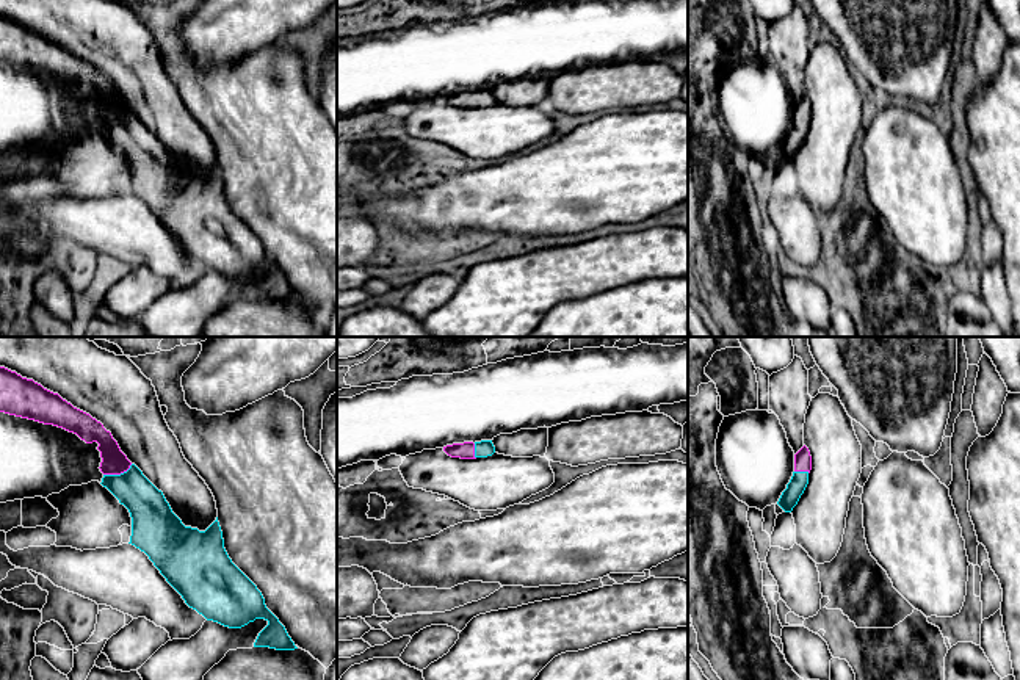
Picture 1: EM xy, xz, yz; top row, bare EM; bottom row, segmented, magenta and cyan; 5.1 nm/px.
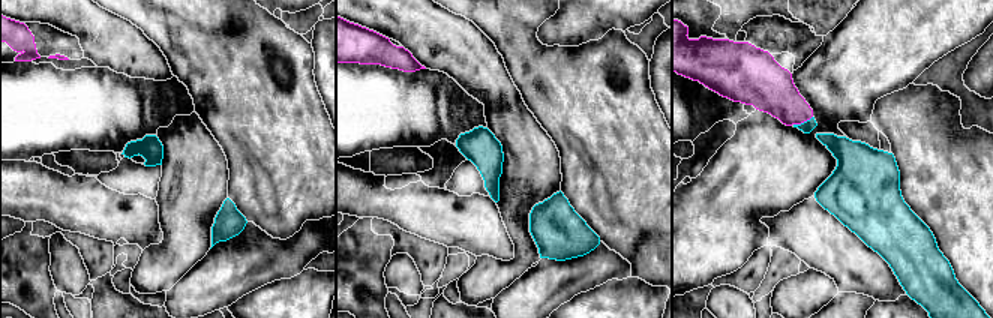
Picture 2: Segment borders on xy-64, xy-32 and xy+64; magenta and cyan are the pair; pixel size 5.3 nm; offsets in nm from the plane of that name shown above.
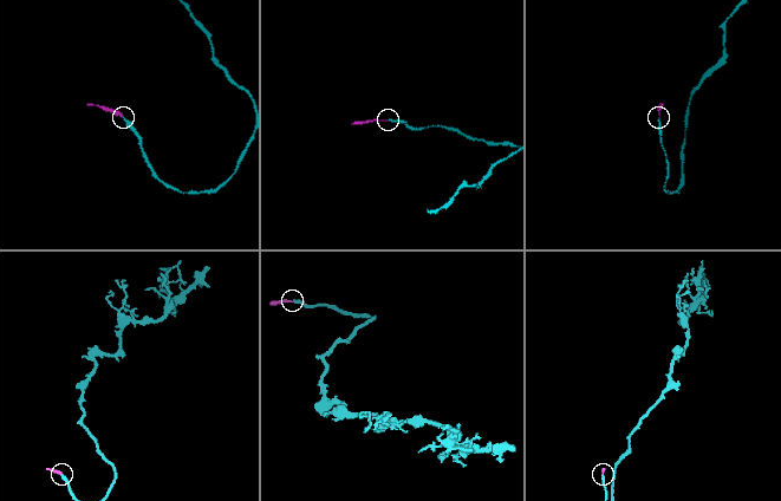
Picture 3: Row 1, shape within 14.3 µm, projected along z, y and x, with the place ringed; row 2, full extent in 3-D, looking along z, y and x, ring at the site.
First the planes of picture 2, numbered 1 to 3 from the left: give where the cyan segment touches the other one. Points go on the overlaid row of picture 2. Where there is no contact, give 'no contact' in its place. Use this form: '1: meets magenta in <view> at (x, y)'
1: no contact
2: no contact
3: meets magenta in xy+64 at (803, 122)

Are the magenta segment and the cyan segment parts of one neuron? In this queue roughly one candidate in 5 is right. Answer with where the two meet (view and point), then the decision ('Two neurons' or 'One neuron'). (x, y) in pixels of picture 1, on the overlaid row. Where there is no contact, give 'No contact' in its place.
Touches magenta at xy (118, 473). One neuron

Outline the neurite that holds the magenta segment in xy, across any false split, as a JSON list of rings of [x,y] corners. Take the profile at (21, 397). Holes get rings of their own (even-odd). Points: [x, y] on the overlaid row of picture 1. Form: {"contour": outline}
{"contour": [[[0,367],[0,412],[63,428],[77,434],[86,443],[97,442],[97,450],[102,458],[99,468],[103,473],[100,484],[128,509],[132,517],[132,536],[128,544],[149,556],[166,581],[182,595],[185,603],[207,620],[218,622],[229,628],[241,628],[255,619],[265,619],[268,625],[259,633],[254,647],[269,647],[276,650],[298,649],[285,627],[266,608],[265,599],[257,586],[229,558],[218,517],[205,531],[185,526],[172,512],[163,492],[127,459],[111,432],[107,431],[100,421],[74,407],[58,393],[5,367]]]}

